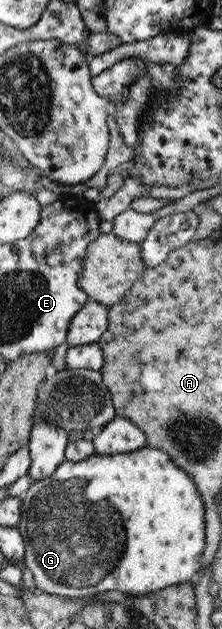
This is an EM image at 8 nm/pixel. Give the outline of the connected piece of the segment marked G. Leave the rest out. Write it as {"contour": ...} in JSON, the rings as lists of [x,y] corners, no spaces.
{"contour":[[[145,446],[133,452],[114,455],[99,455],[95,453],[93,456],[88,456],[79,462],[71,462],[65,459],[57,468],[51,476],[46,476],[45,480],[31,482],[25,498],[22,499],[21,520],[16,526],[26,545],[24,554],[25,566],[32,572],[37,589],[49,594],[61,595],[68,599],[77,599],[85,602],[95,600],[96,596],[104,595],[107,591],[121,591],[134,597],[147,597],[150,592],[192,581],[199,574],[201,568],[203,568],[205,551],[205,518],[203,518],[205,508],[203,508],[203,496],[200,493],[200,489],[197,488],[196,481],[188,475],[188,472],[185,472],[184,469],[178,466],[168,453]]]}

